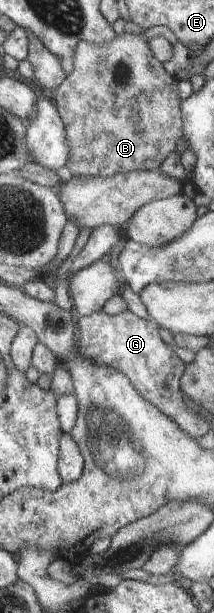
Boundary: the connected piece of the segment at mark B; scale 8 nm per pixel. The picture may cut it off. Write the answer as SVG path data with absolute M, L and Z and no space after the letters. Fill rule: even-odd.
M140 34L116 35L108 44L80 42L73 70L56 88L56 107L69 141L67 167L74 176L158 171L183 136L179 81L168 74Z

